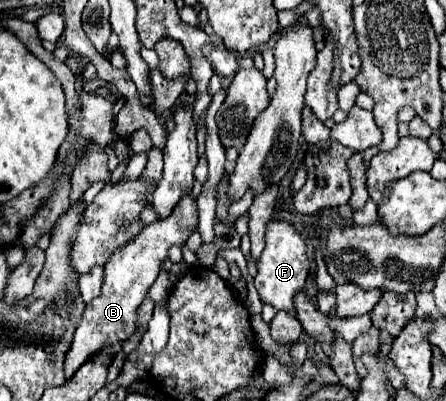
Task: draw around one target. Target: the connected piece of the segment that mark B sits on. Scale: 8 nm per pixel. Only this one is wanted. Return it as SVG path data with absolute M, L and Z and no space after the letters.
M191 194L183 196L183 200L173 208L171 216L157 220L143 228L143 232L127 244L127 248L119 248L115 256L105 264L105 280L101 294L91 300L83 312L81 324L75 330L71 348L65 358L65 376L71 378L77 368L87 362L93 354L97 354L105 346L113 346L121 340L127 340L135 332L135 312L139 304L143 302L149 286L157 280L157 274L161 272L163 262L169 258L169 248L179 244L183 246L187 238L197 230L199 226L199 212L197 212L197 198Z

